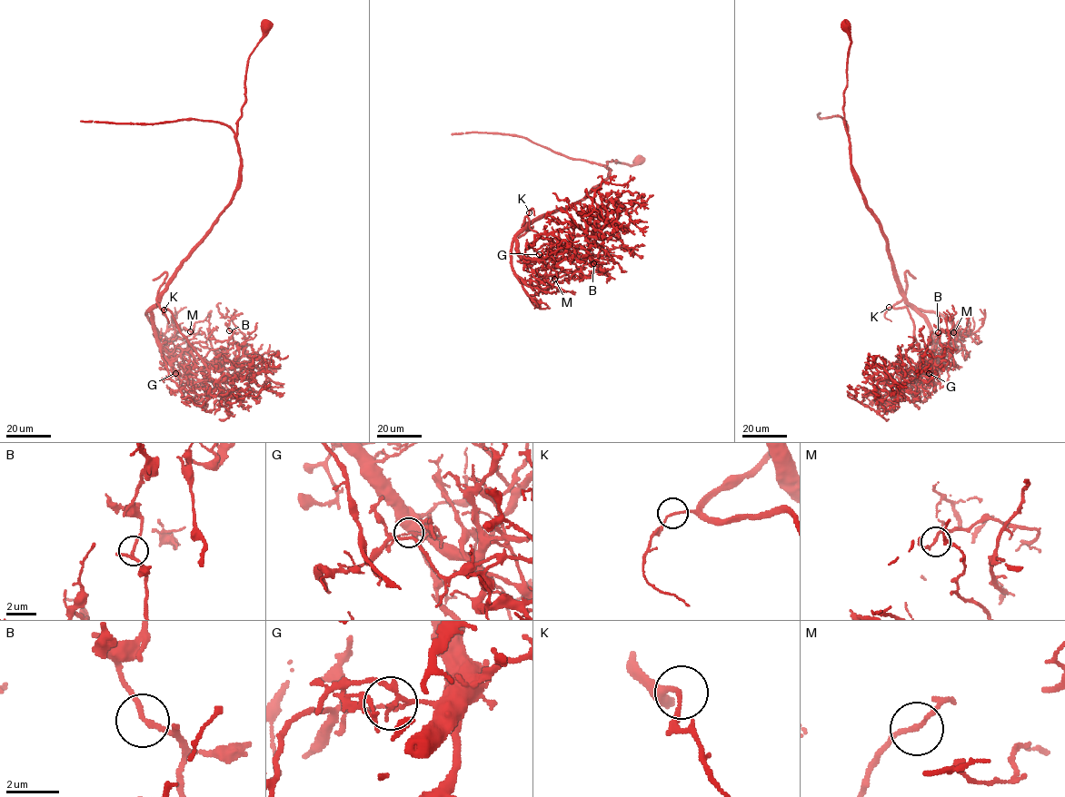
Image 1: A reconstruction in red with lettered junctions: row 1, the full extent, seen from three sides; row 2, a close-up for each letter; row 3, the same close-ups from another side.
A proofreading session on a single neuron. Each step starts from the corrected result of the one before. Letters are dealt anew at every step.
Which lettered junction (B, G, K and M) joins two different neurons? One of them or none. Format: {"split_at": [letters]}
{"split_at": ["G"]}

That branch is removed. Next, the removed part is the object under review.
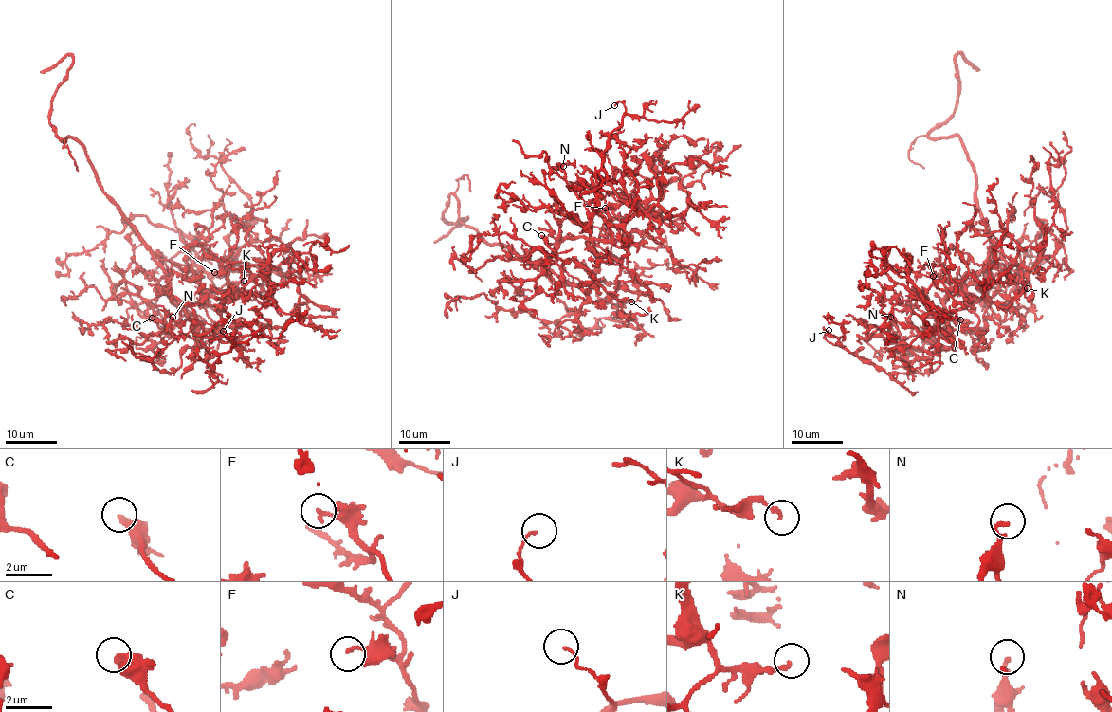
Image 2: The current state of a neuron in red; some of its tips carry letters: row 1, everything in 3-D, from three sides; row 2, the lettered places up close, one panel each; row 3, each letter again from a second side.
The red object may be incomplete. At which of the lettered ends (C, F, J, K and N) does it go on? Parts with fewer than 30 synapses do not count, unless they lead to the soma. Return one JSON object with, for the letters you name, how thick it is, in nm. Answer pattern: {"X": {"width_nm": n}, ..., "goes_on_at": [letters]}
{"goes_on_at": []}

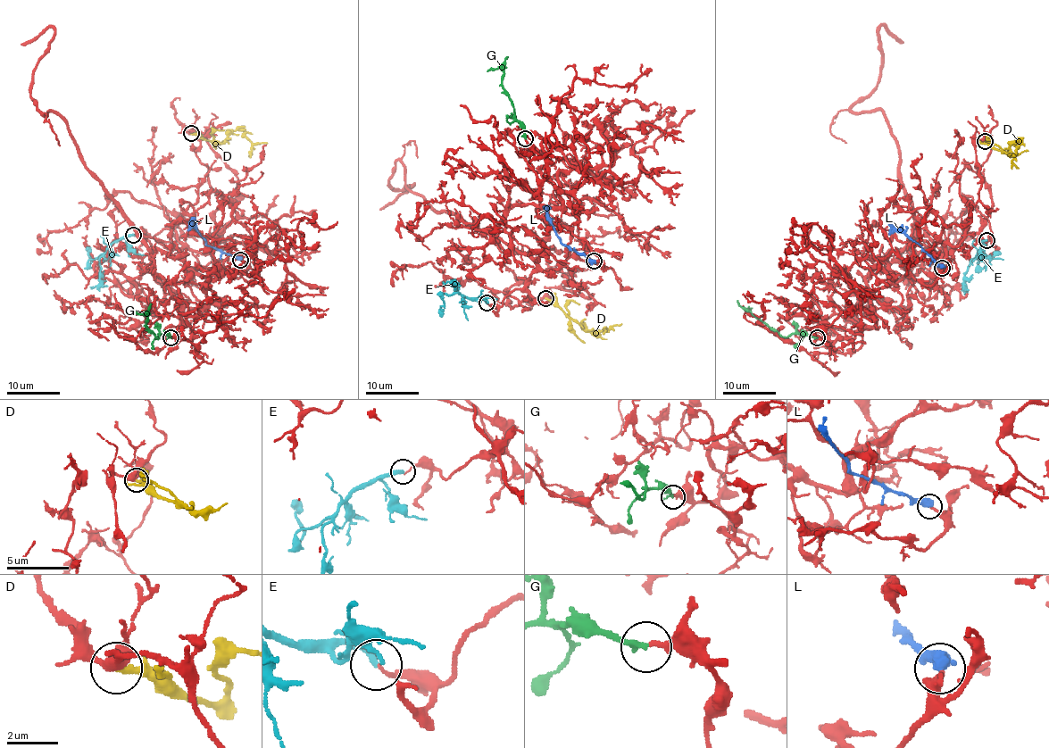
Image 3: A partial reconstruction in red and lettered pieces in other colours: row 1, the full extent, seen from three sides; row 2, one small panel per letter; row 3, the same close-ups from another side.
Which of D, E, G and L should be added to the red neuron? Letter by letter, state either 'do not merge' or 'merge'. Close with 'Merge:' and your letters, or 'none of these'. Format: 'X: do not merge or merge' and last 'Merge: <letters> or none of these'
D: do not merge
E: do not merge
G: merge
L: do not merge
Merge: G

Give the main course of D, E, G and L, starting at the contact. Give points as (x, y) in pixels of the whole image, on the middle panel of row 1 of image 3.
D: (545, 298), (552, 300), (577, 322), (596, 336), (607, 328), (621, 324)
E: (487, 303), (480, 299), (467, 299), (457, 293), (442, 295), (444, 303), (440, 307), (440, 316)
G: (526, 137), (523, 126), (515, 118), (512, 103), (503, 86), (503, 61), (508, 56)
L: (595, 261), (570, 251), (561, 241), (546, 211), (549, 205)

